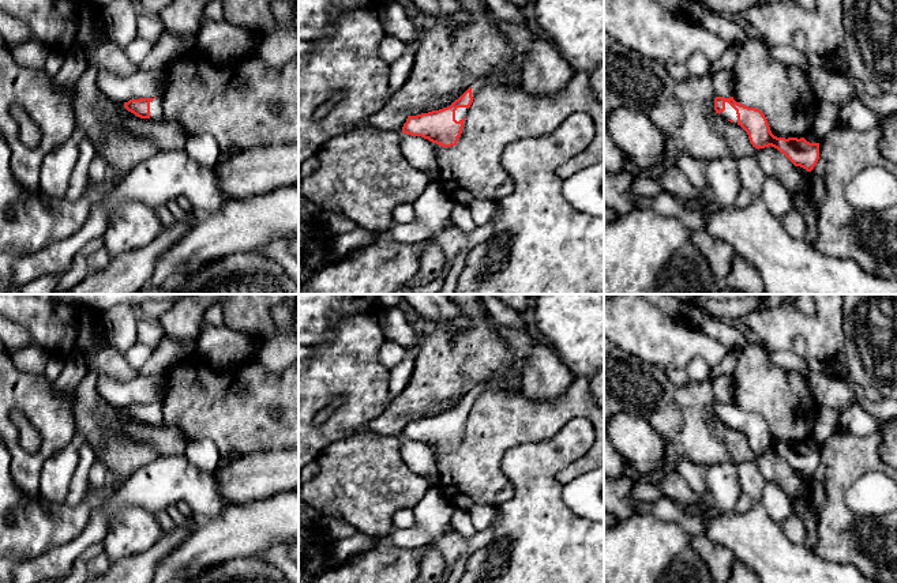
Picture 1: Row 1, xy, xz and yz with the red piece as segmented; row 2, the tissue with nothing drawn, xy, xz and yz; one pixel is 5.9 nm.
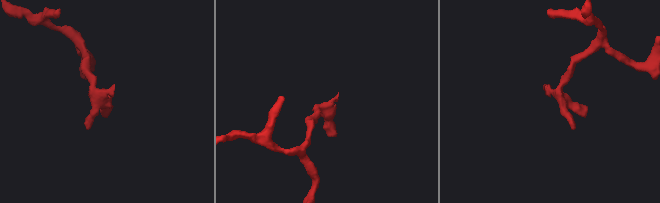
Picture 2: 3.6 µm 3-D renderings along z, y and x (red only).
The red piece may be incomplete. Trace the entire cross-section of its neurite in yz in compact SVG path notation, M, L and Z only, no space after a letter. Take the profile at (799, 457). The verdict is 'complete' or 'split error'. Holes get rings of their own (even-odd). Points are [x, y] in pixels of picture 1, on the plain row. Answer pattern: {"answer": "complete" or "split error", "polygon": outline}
{"answer": "split error", "polygon": "M733 402L714 403L714 415L725 425L740 430L755 454L774 452L795 471L811 477L819 464L819 448L810 448L804 443L777 443L772 439L765 420L755 413L744 411Z"}

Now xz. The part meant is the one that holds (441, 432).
{"answer": "split error", "polygon": "M478 385L450 411L417 421L408 421L402 439L421 441L442 452L455 451L462 439L465 421L481 392L483 387Z"}

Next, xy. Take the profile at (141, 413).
{"answer": "split error", "polygon": "M162 402L139 403L124 407L124 413L140 424L162 425Z"}

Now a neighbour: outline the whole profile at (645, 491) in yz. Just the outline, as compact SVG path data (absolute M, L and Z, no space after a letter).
M649 477L639 478L634 486L633 496L641 501L656 501L658 499L664 499L663 493L657 489Z

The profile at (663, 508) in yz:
M634 499L631 507L635 515L652 514L658 519L678 522L679 524L690 519L682 505L668 499L658 499L656 501L641 501Z

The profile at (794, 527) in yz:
M792 512L782 523L780 523L780 526L789 542L795 545L806 545L806 526L796 512Z

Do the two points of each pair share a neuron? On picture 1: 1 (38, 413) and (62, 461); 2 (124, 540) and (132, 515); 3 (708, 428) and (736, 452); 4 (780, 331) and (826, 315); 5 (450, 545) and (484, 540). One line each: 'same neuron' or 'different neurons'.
1: different neurons
2: same neuron
3: same neuron
4: same neuron
5: same neuron

